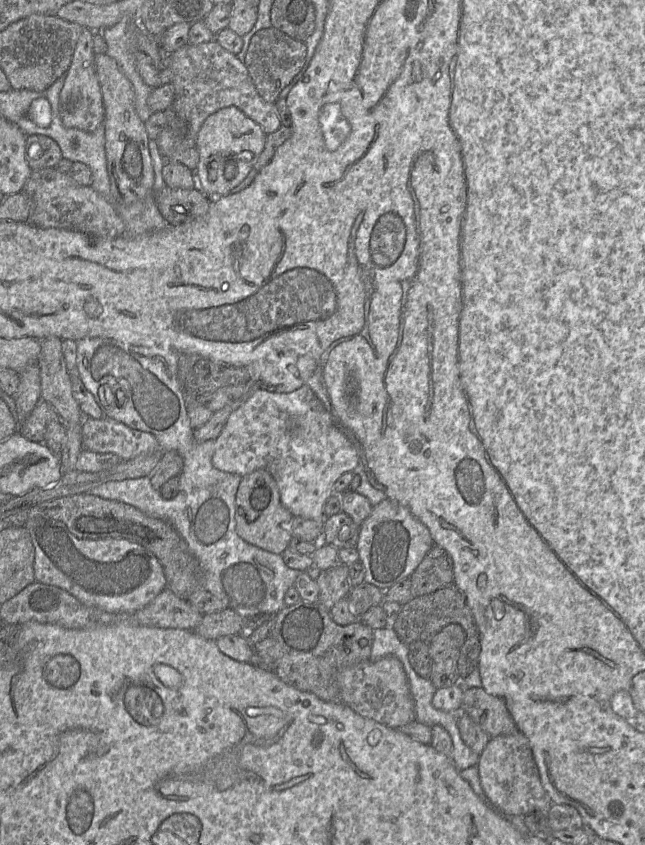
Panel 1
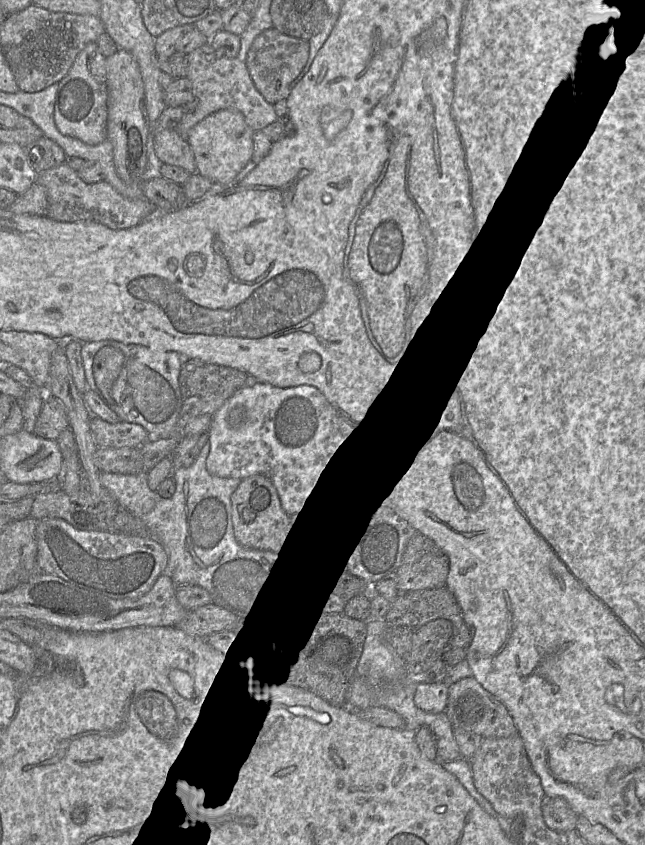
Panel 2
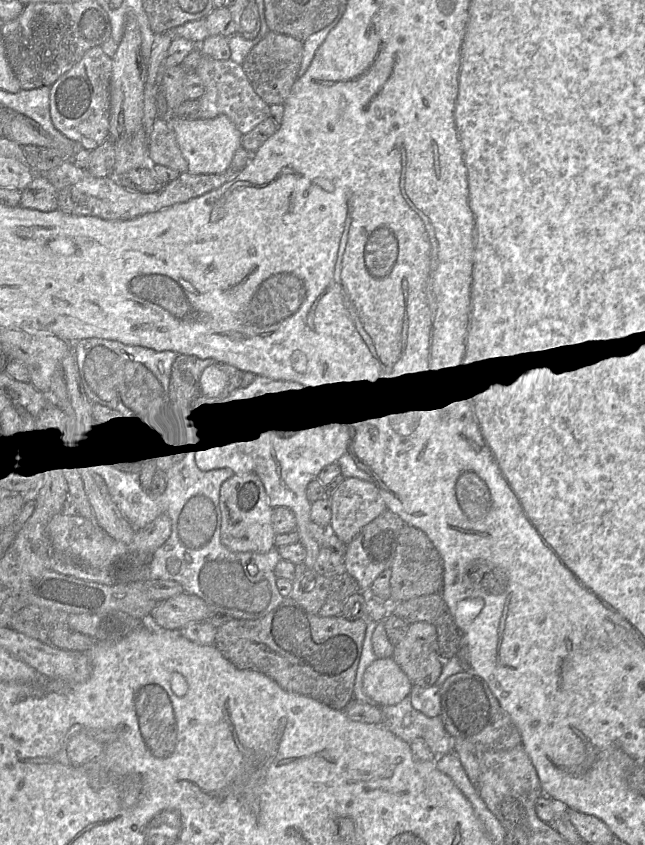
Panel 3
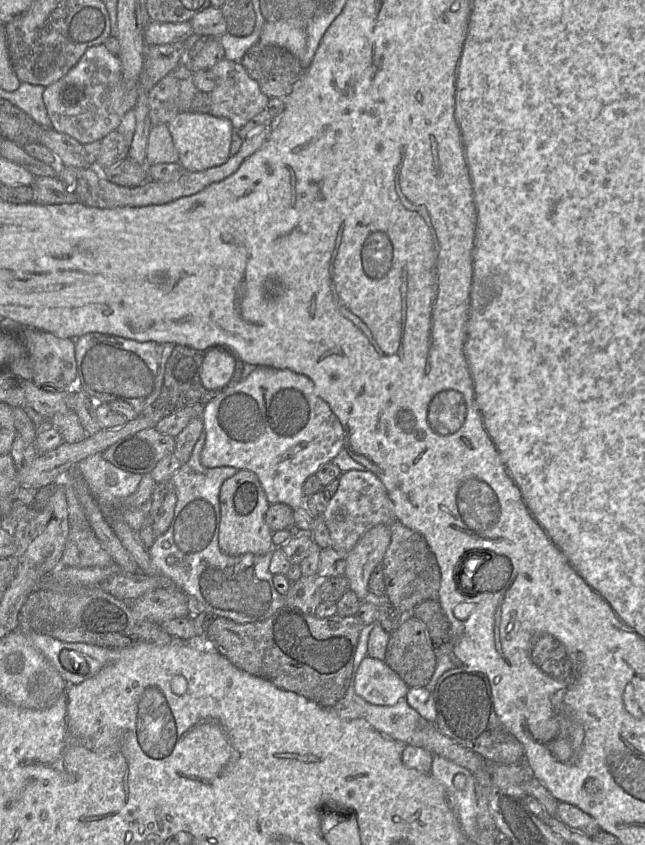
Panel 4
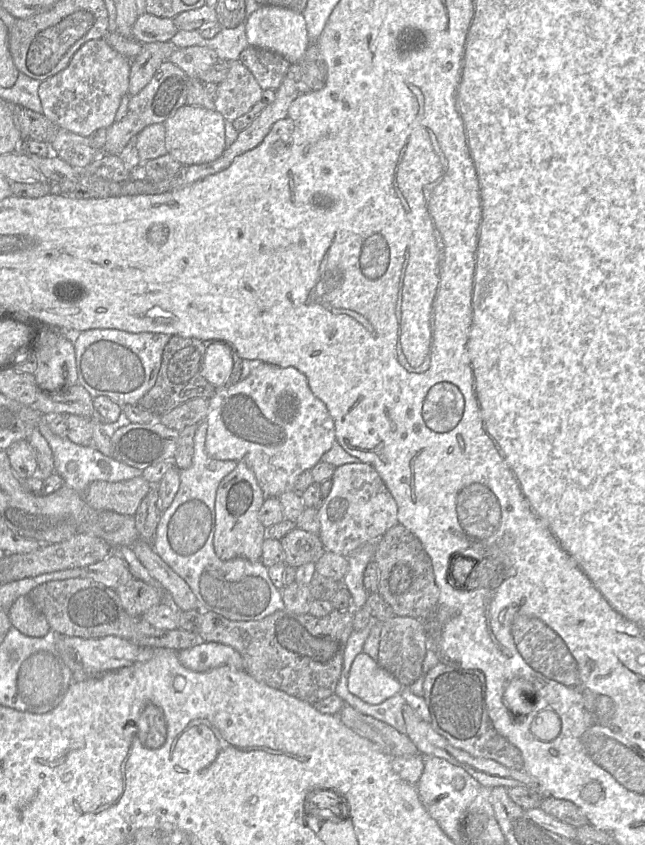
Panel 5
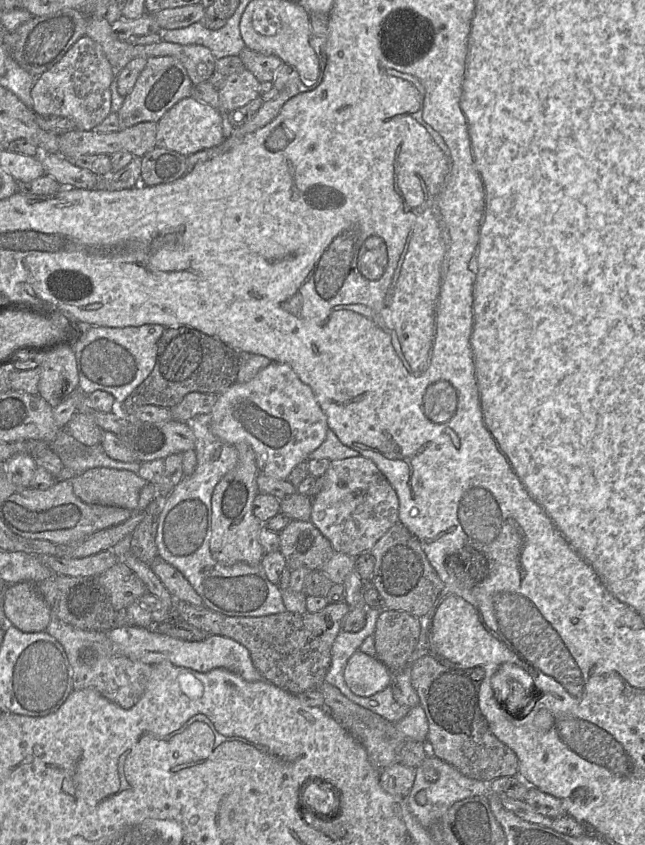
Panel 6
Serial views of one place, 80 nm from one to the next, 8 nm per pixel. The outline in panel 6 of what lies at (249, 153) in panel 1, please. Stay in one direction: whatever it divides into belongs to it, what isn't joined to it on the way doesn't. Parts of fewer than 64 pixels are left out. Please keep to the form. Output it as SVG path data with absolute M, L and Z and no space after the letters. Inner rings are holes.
M189 96L177 102L157 122L156 146L164 147L185 156L221 144L225 137L222 128L222 111Z

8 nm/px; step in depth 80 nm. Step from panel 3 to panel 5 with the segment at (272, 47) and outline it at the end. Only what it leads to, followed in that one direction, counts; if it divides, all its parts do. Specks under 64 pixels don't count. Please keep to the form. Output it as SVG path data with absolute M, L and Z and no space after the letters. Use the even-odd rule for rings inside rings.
M257 47L244 49L239 61L253 74L263 90L276 90L290 67L290 63L282 55Z

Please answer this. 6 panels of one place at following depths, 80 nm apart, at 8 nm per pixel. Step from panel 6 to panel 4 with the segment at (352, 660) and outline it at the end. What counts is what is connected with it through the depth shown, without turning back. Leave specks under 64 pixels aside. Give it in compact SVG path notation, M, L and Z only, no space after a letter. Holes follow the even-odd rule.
M365 657L353 678L354 690L369 703L392 706L405 698L409 687L385 661Z

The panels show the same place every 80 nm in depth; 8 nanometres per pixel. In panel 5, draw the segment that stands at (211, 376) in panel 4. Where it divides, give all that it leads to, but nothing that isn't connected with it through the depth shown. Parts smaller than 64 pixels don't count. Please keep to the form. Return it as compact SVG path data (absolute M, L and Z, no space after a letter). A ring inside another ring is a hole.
M222 342L211 343L202 360L202 375L211 384L222 388L233 368L233 351Z

